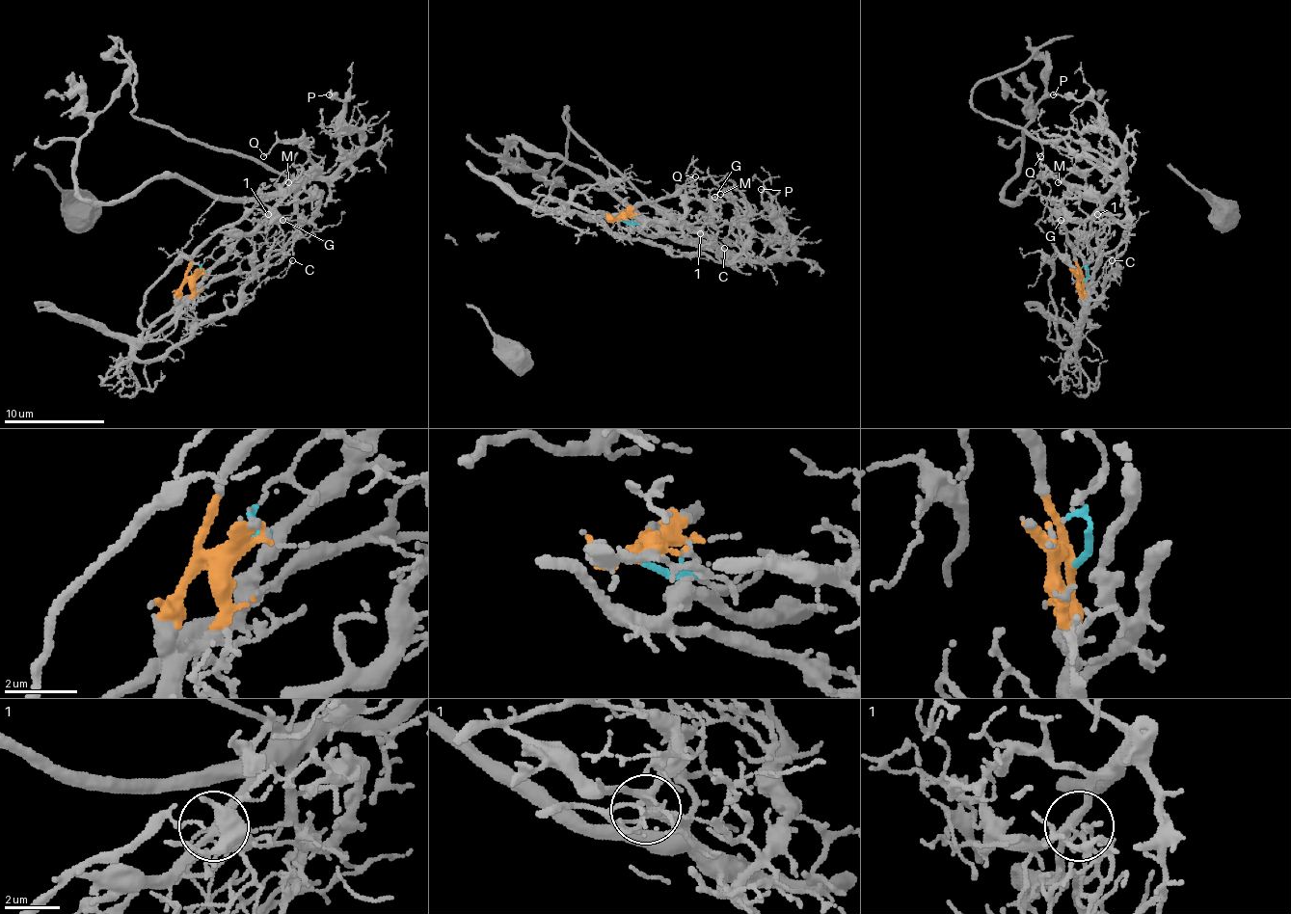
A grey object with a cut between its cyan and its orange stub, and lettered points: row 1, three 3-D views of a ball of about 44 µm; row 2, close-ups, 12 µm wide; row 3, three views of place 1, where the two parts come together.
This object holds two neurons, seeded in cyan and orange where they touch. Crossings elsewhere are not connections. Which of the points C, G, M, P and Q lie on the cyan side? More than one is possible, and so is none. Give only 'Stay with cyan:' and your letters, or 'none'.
Stay with cyan: G, M, P, Q

